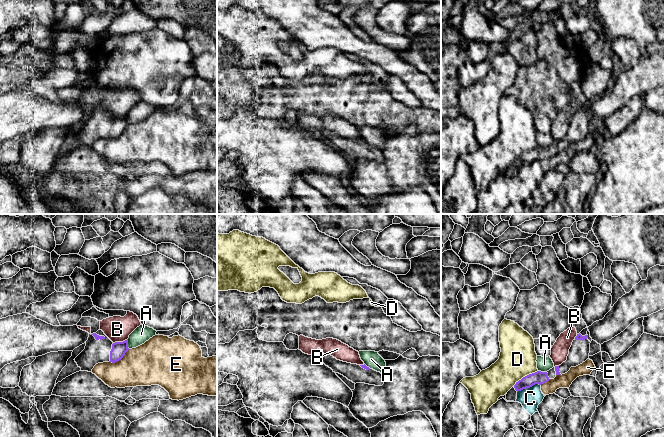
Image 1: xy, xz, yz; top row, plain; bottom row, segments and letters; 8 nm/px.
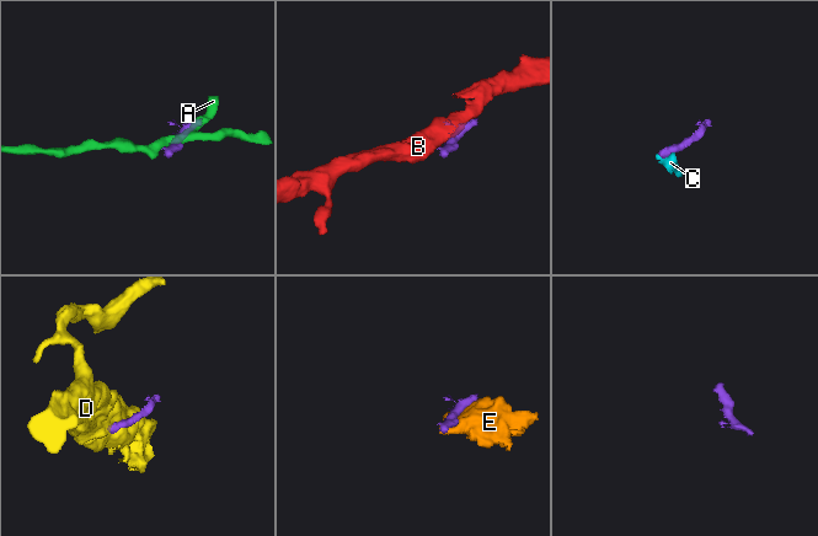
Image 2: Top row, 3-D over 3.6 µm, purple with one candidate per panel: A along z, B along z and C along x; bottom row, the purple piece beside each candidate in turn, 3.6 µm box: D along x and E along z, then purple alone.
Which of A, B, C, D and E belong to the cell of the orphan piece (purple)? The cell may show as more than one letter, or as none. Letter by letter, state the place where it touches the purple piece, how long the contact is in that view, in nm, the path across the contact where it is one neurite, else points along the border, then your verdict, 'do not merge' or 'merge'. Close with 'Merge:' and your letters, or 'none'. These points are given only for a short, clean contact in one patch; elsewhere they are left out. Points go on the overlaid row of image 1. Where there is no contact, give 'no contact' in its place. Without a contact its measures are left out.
A: xy (127, 344) | 80 nm | do not merge
B: xy (120, 342) | 130 nm | do not merge
C: yz (528, 387) | 200 nm | along yz (540, 384), (534, 384), (517, 392) | do not merge
D: yz (525, 376) | 240 nm | along yz (537, 370), (523, 376), (513, 386) | do not merge
E: xy (119, 359) | 200 nm | do not merge
Merge: none

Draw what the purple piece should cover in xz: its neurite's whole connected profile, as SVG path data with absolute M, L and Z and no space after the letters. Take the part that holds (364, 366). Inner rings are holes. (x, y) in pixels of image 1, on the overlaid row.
M322 354L319 358L333 372L339 373L353 383L365 383L369 385L382 386L384 379L380 372L370 369L365 364L357 365L337 360L329 354Z

